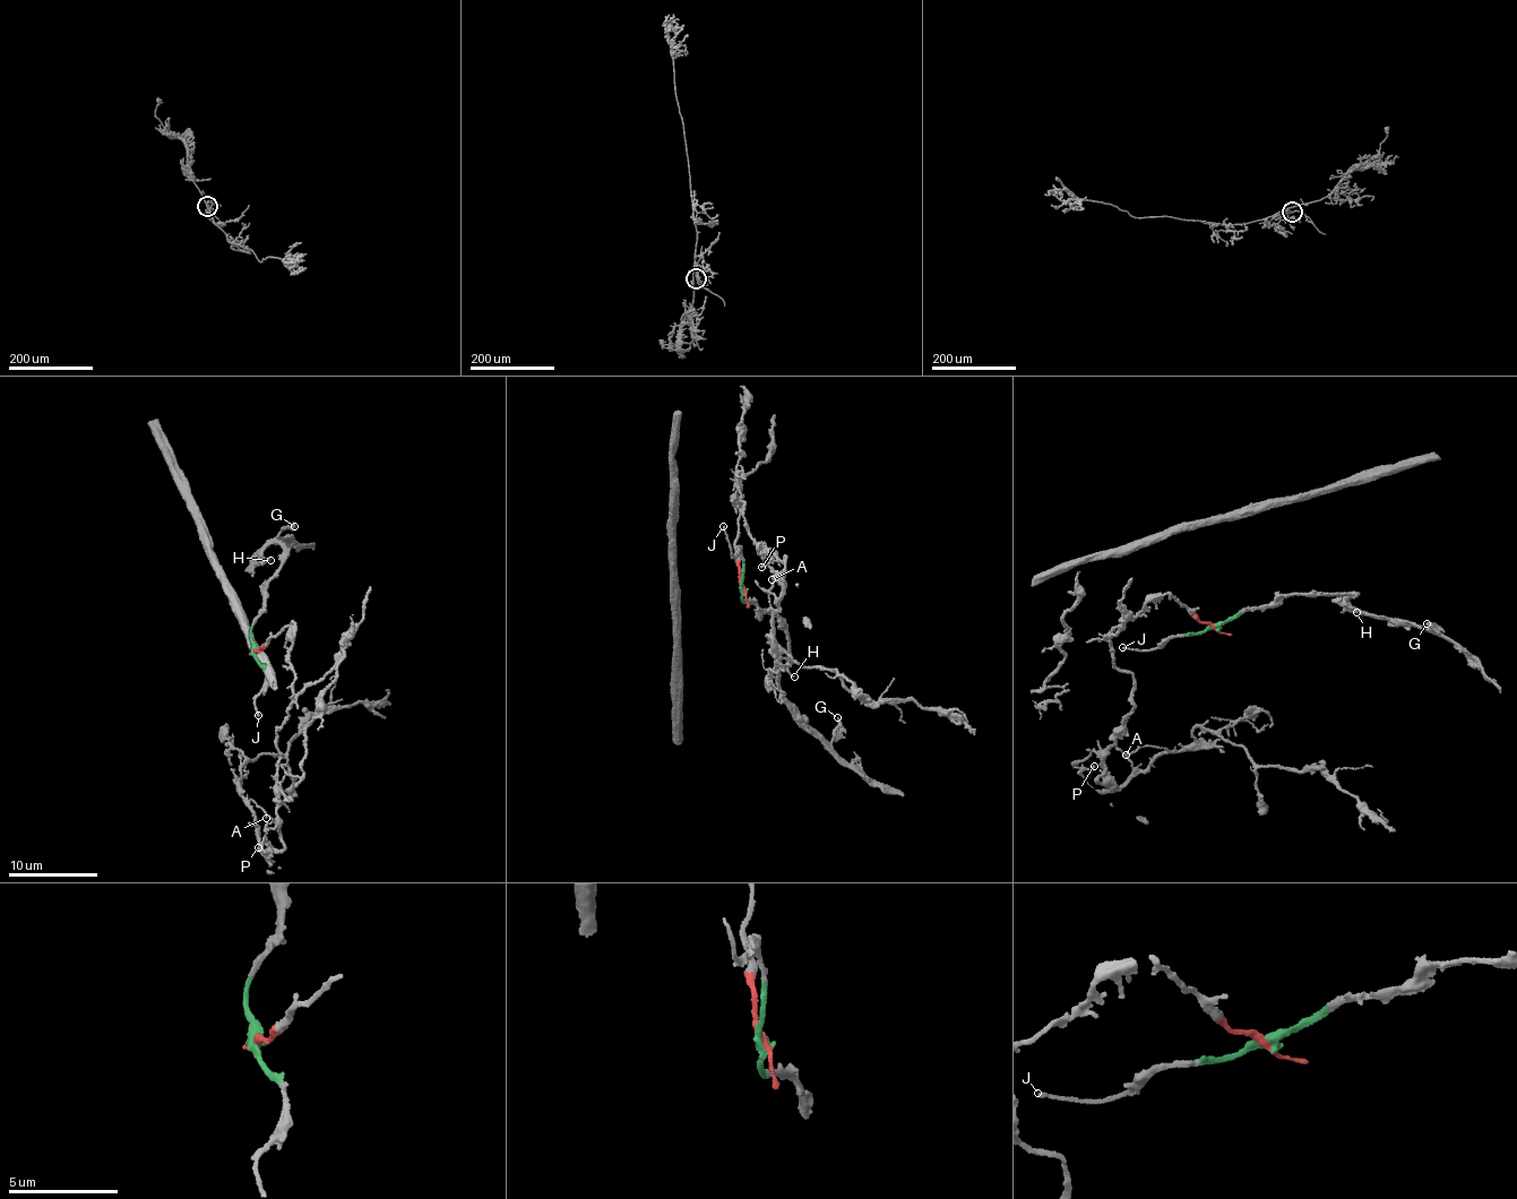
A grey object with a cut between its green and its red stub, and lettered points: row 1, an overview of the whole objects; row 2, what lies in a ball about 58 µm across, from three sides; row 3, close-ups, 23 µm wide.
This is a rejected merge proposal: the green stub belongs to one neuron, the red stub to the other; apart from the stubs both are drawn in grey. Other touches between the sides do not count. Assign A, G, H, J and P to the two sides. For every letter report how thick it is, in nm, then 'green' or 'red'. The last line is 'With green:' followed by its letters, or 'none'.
A: 170 nm | red
G: 320 nm | green
H: 160 nm | green
J: 170 nm | green
P: 190 nm | red
With green: G, H, J

